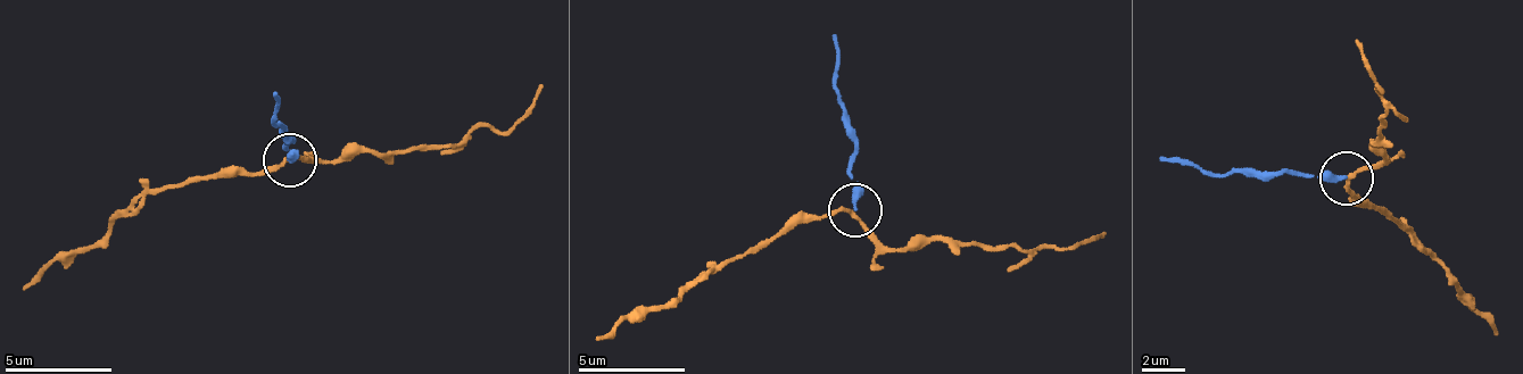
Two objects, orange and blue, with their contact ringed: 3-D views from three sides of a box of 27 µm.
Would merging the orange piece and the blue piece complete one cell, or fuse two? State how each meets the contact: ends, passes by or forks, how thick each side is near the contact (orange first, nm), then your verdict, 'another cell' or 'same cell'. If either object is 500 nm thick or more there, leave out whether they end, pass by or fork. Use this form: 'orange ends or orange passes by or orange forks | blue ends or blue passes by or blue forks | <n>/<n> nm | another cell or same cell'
orange passes by | blue ends | 160/280 nm | another cell

